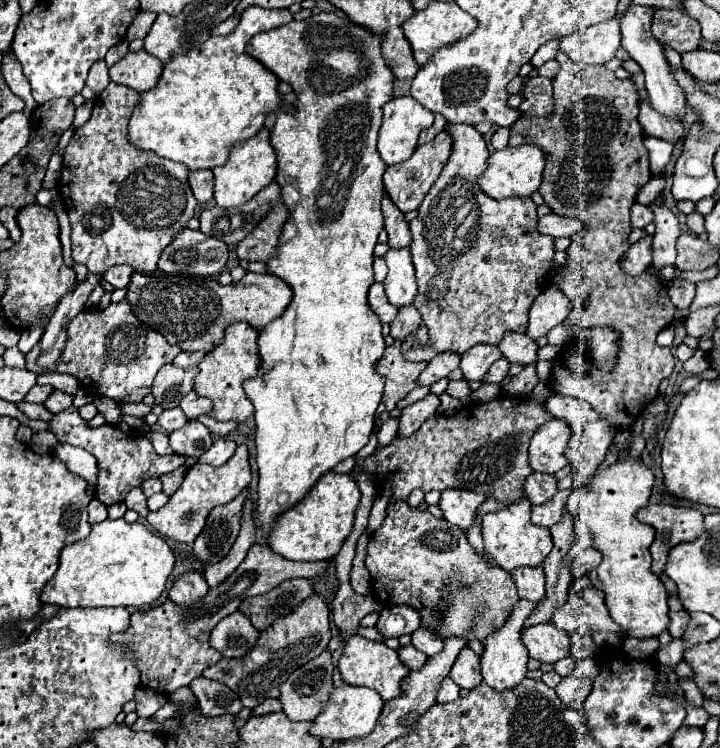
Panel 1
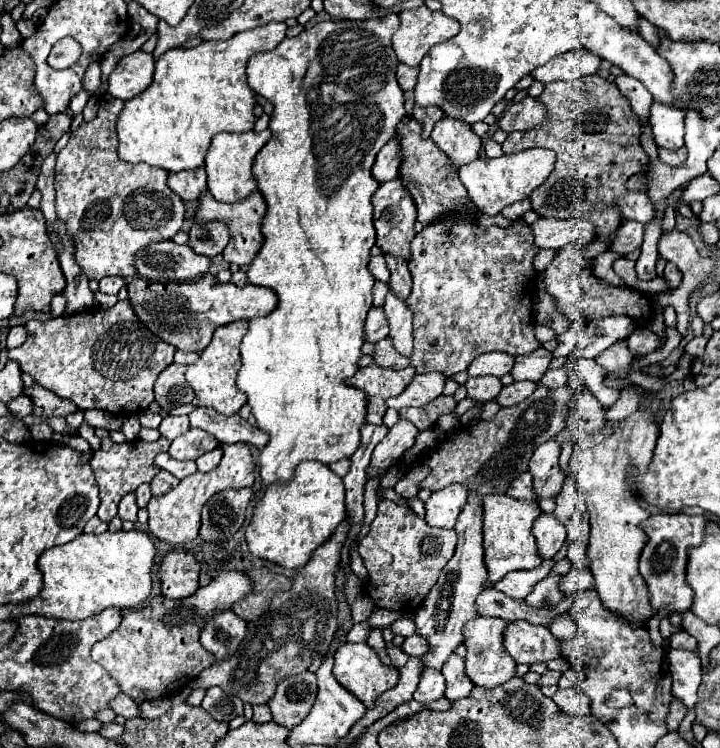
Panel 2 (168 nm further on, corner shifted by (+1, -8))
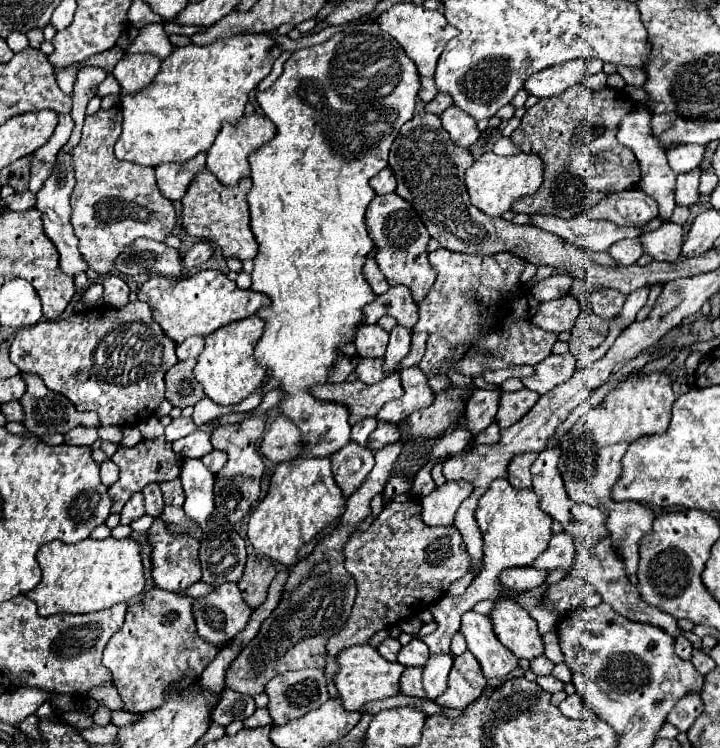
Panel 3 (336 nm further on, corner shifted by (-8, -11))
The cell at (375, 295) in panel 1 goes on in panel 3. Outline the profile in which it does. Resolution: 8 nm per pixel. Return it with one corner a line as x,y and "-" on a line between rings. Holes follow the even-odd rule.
363,324
359,328
357,338
355,338
355,348
361,358
383,358
383,352
387,348
389,334
379,326
379,324

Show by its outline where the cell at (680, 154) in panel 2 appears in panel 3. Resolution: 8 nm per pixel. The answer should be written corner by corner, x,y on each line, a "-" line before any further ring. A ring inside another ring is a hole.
701,170
677,176
677,188
675,188
675,204
691,208
699,202
699,176

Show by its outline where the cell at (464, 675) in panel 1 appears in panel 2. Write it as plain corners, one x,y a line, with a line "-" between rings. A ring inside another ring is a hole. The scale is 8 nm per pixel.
452,655
450,661
446,661
446,665
442,667
442,675
446,677
446,697
450,701
470,697
474,689
474,683
468,679
464,669
464,659
458,655

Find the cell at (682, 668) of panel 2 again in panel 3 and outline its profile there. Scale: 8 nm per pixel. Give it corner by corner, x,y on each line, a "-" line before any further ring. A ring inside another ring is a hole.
685,696
683,700
679,700
679,704
675,704
675,708
667,714
667,722
673,724
679,732
687,732
691,728
691,724
695,722
695,718
699,716
699,712
703,712
703,702
701,696

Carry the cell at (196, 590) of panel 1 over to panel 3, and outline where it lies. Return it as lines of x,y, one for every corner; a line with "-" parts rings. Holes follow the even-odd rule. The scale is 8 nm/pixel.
159,516
159,518
155,518
153,526
147,530
147,542
151,546
151,564
153,564
151,576
159,588
177,592
177,590
189,588
191,584
201,580
201,564
199,564
199,556
197,556
199,542
191,534
169,532
167,524

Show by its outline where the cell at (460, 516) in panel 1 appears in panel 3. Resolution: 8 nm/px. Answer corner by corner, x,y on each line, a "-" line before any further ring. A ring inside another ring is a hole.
465,480
445,482
421,500
421,518
429,526
451,526
457,508
471,494
471,484

